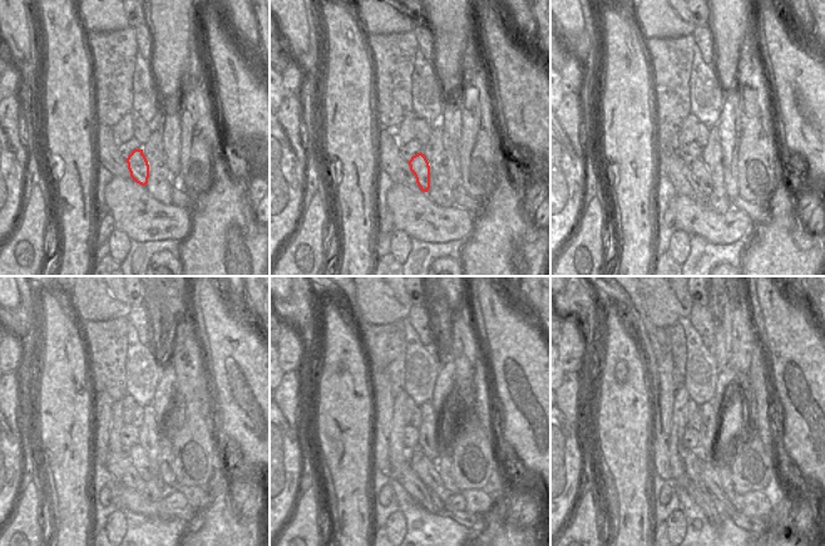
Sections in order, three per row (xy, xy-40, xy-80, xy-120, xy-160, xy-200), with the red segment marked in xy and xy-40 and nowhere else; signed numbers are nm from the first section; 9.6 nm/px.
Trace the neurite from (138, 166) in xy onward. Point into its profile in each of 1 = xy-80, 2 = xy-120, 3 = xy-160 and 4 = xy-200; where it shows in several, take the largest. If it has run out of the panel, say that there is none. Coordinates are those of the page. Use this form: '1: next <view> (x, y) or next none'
1: next xy-80 (698, 168)
2: next xy-120 (139, 458)
3: next xy-160 (425, 468)
4: next xy-200 (711, 480)

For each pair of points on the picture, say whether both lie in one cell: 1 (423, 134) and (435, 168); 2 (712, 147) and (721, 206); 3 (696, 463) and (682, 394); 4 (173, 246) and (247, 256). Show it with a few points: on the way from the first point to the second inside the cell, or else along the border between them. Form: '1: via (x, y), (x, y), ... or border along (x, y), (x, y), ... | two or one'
1: border along (431, 126), (431, 133), (424, 146) | two
2: via (714, 162), (719, 191) | one
3: border along (681, 444), (681, 460), (686, 476) | two
4: border along (181, 245), (178, 252) | two

